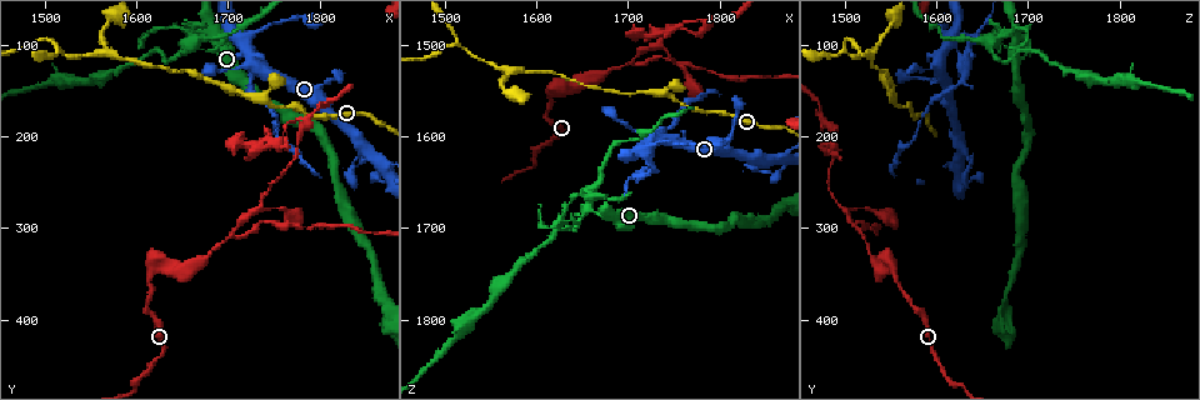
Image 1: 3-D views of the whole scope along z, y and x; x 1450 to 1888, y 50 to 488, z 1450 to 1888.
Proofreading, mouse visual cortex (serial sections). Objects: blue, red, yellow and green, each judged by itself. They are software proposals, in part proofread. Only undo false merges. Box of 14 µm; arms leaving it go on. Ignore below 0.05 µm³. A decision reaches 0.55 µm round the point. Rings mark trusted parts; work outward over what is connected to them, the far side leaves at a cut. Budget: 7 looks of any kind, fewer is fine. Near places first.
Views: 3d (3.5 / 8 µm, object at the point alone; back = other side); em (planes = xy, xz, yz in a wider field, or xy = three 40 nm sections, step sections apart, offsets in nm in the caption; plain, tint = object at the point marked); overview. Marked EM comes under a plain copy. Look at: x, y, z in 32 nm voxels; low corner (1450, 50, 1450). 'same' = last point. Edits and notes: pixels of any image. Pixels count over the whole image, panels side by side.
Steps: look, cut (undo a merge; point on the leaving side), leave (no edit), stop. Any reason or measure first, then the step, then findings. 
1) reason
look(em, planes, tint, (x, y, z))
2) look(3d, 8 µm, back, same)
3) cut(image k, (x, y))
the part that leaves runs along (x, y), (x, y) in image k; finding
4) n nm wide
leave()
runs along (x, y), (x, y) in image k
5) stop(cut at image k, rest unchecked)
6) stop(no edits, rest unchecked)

side arm on a straight run
look(3d, 3.5 µm, back, (1700, 310, 1520))

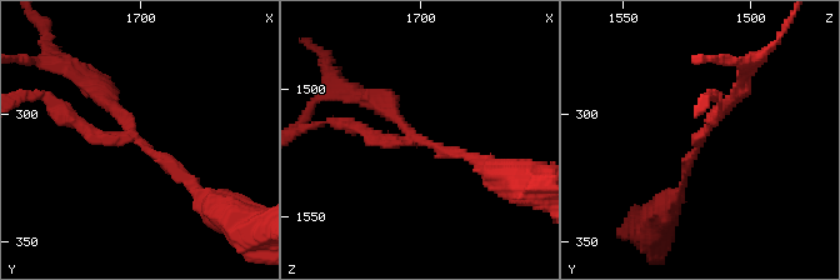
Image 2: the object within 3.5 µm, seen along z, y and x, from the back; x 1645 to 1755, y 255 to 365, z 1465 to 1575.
look(em, xy, step 2, tint, (1701, 310, 1520))

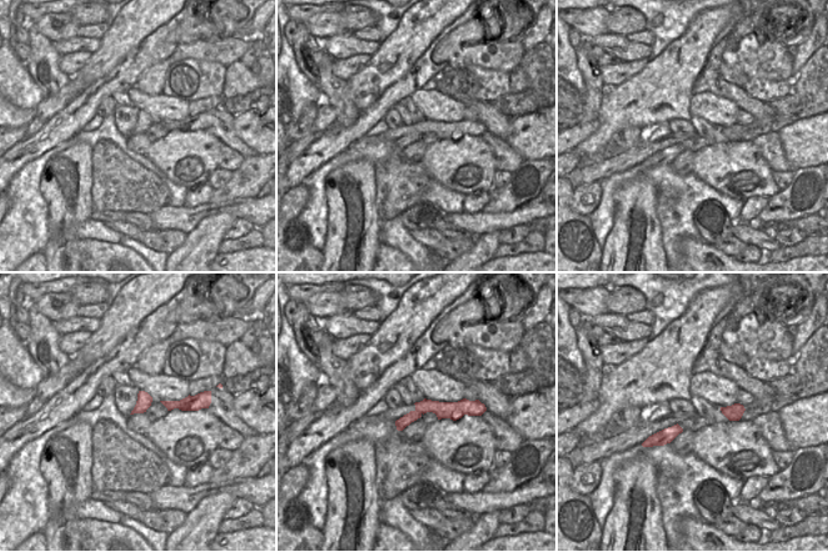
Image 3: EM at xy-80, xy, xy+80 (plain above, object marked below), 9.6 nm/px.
arms of 150, 150, 200 nm
cut(image 2, (78, 121))
two cells meet here

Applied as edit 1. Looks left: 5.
look(overview)

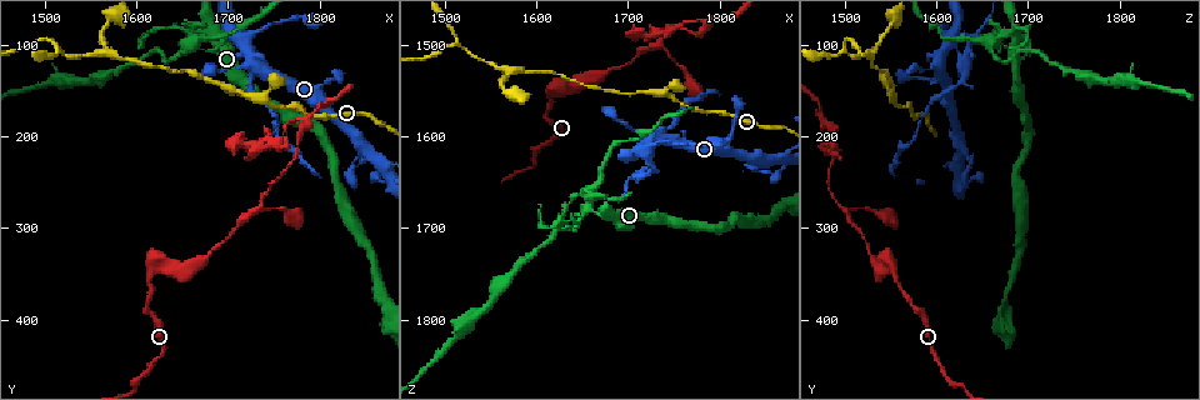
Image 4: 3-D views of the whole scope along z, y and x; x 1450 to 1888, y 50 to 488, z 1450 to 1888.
branch point
look(3d, 3.5 µm, (1740, 160, 1550))

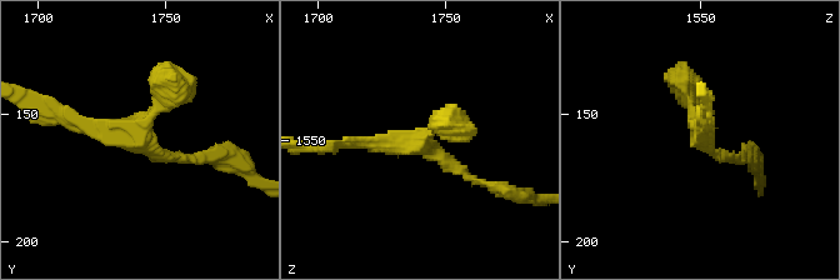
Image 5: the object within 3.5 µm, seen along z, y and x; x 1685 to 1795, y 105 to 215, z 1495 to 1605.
3 arms; arms of 100, 150, 300 nm
look(em, xy, step 5, tint, (1740, 160, 1552))

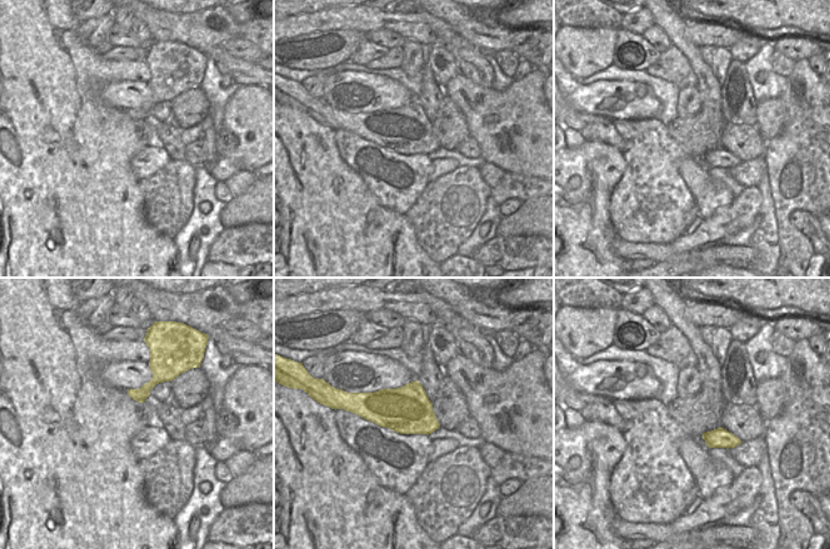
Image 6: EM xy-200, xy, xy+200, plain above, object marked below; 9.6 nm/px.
leave()
all the same cell

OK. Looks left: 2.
arms part here
look(3d, 3.5 µm, back, (1570, 110, 1530))

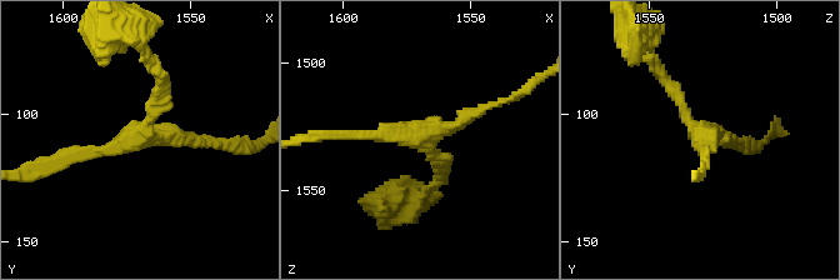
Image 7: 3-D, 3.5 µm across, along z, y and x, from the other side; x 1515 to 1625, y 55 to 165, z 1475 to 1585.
3 arms; arms of 150, 150, 150 nm; now the EM
look(em, xy, step 3, tint, (1570, 110, 1529))

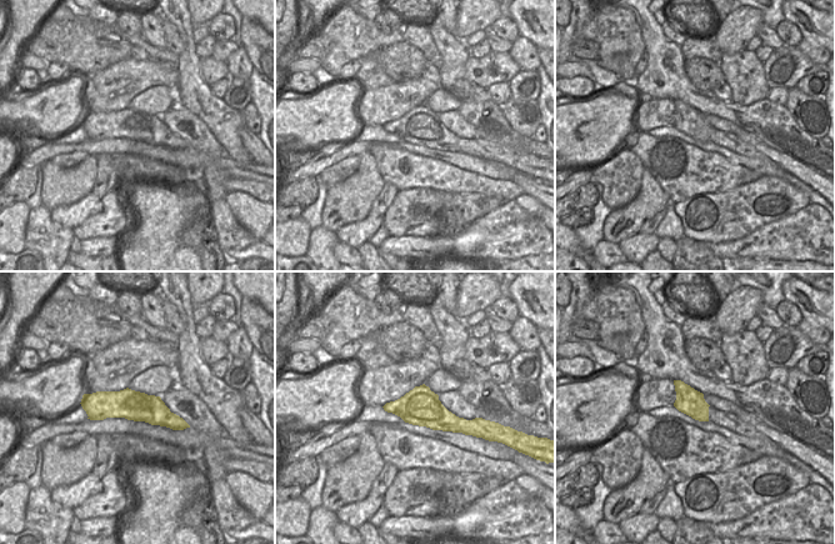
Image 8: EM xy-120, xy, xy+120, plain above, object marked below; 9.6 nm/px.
leave()
runs along (84, 402), (149, 408), (183, 425) in image 8; continuous, no second cell

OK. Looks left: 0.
stop(cut at image 2, rest unchecked)

